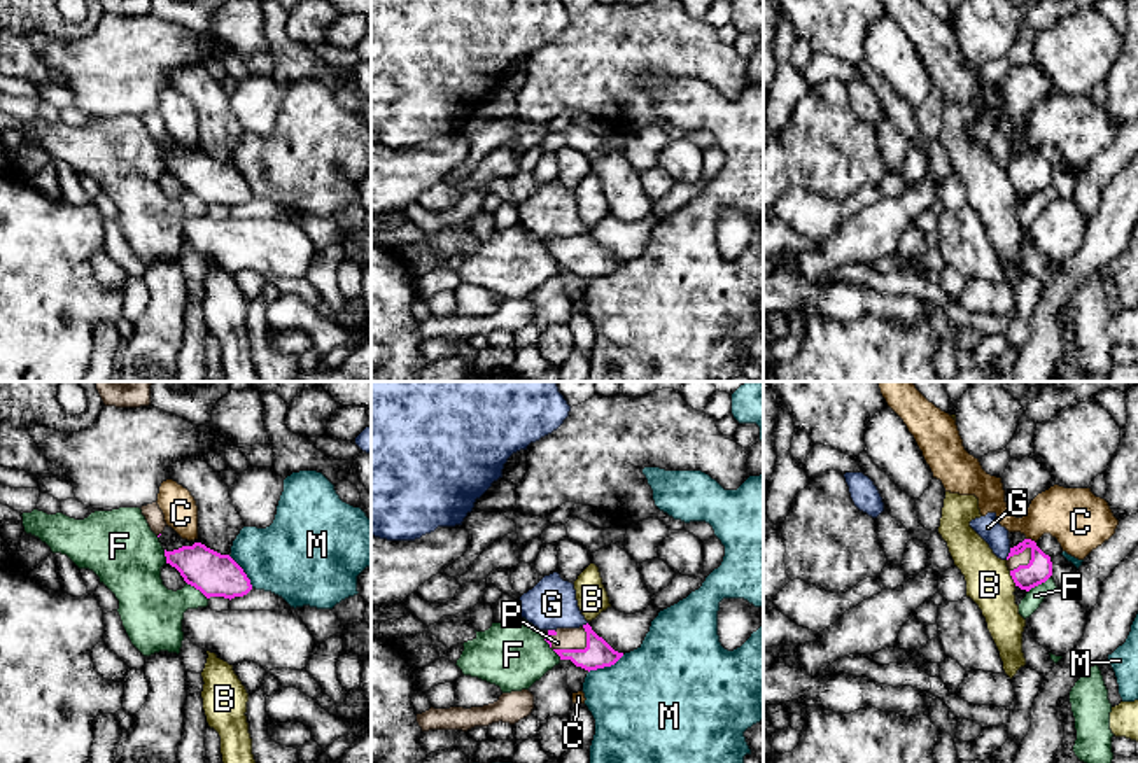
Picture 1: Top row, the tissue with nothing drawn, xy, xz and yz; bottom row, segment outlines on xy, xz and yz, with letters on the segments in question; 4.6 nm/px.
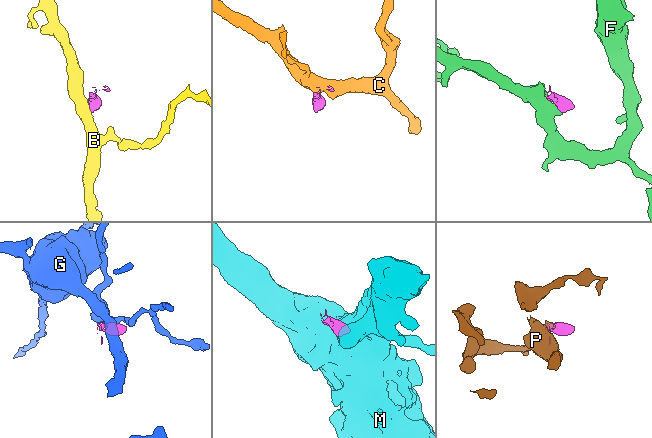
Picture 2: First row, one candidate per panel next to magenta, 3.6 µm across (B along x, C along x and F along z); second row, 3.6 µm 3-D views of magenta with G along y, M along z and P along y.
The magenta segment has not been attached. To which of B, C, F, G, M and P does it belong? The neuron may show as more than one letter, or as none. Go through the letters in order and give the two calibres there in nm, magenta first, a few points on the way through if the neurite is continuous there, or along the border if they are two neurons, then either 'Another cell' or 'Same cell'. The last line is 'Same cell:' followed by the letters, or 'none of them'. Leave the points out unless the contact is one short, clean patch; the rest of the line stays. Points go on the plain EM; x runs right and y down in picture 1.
B: Thickness 120 nm (magenta) against 220 nm. Boundary: yz (1009, 179), (1016, 193). Another cell
C: Thickness 120 nm (magenta) against 280 nm. Another cell
F: Thickness 200 nm (magenta) against 280 nm. Boundary: xy (186, 189), (207, 207). Another cell
G: Thickness 120 nm (magenta) against 110 nm. Boundary: yz (1011, 156), (1005, 167). Another cell
M: Thickness 130 nm (magenta) against 460 nm. Boundary: xz (624, 263), (613, 272), (589, 280). Another cell
P: Thickness 130 nm (magenta) against 100 nm. Path across: xz (597, 261), (576, 258), (566, 245). Same cell
Same cell: P

